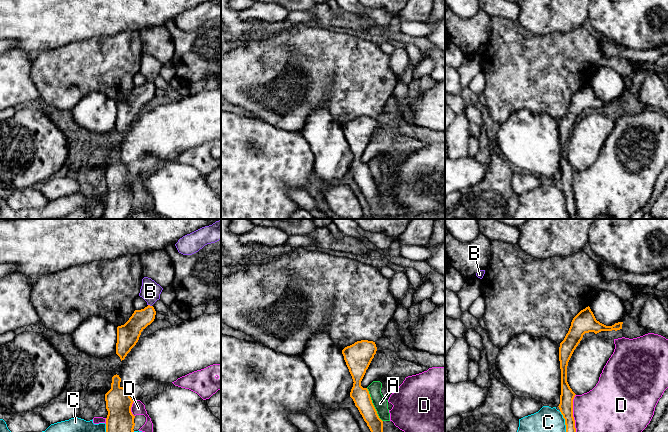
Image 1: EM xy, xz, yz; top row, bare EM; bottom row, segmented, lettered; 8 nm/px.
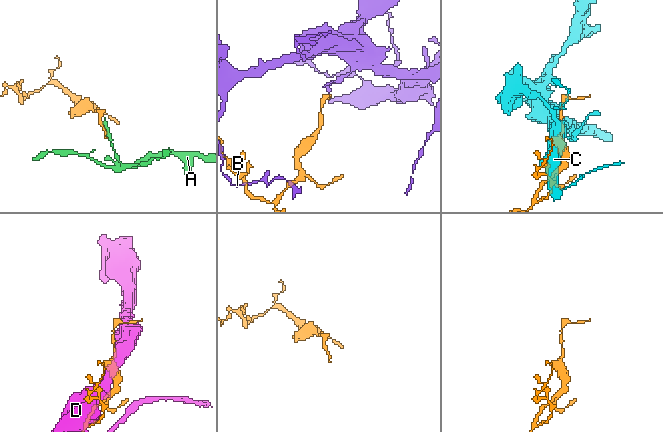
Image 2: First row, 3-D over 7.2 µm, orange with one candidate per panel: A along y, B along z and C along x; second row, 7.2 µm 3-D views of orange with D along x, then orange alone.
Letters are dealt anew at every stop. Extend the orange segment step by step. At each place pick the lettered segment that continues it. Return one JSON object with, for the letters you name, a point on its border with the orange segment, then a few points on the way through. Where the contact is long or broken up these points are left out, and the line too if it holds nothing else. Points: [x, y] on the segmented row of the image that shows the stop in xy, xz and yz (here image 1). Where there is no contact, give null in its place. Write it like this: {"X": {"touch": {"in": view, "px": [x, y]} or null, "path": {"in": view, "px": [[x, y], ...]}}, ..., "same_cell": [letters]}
{"B": {"touch": {"in": "xy", "px": [149, 305]}, "path": {"in": "xy", "px": [[131, 330], [149, 311], [149, 305], [150, 291]]}}, "same_cell": ["B"]}

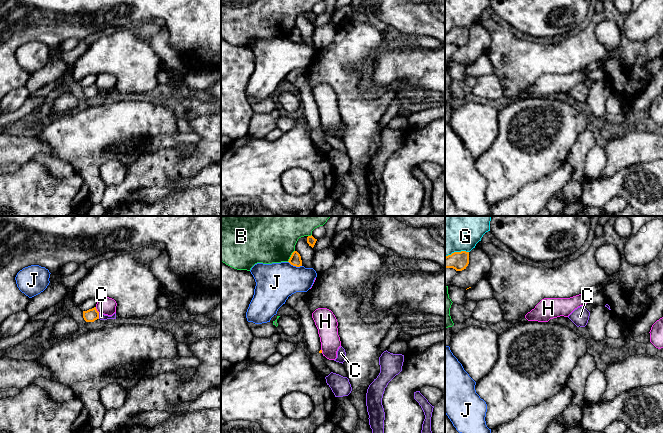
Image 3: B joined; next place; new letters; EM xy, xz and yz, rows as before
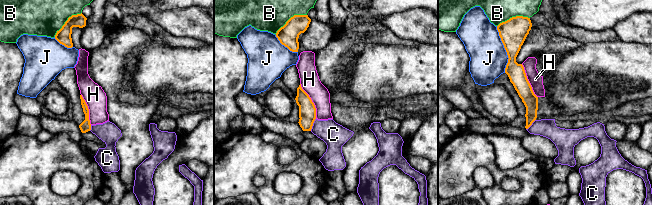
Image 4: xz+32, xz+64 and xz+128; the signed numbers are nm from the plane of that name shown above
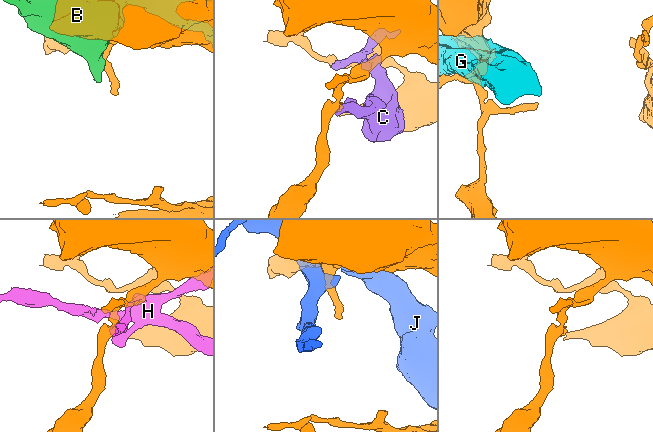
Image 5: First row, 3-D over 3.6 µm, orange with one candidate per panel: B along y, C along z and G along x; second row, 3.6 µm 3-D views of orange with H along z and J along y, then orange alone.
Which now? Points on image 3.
{"same_cell": []}

